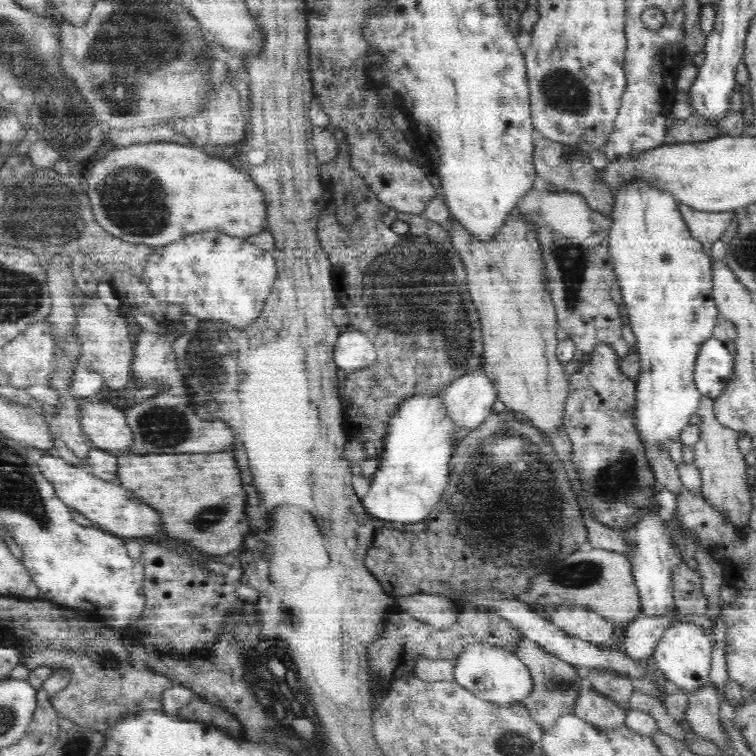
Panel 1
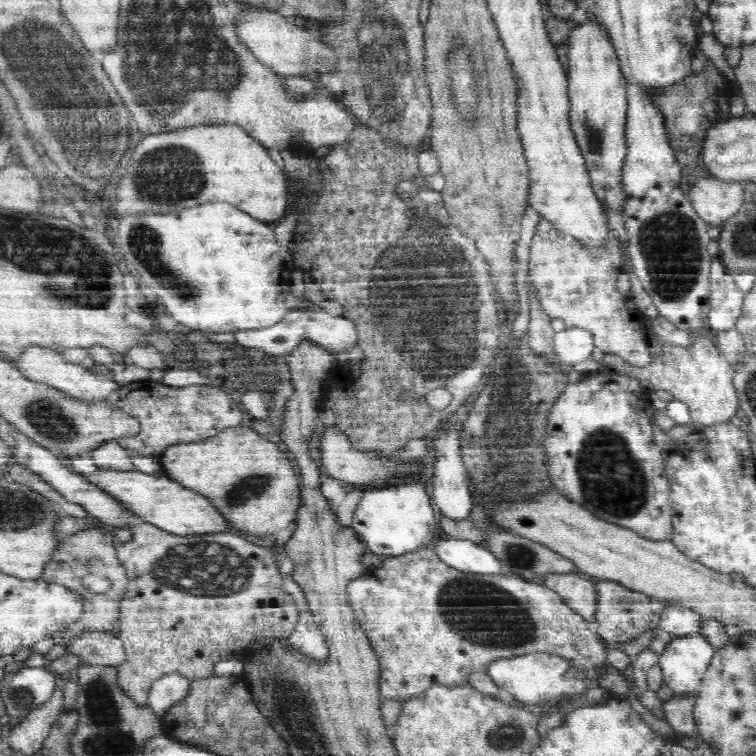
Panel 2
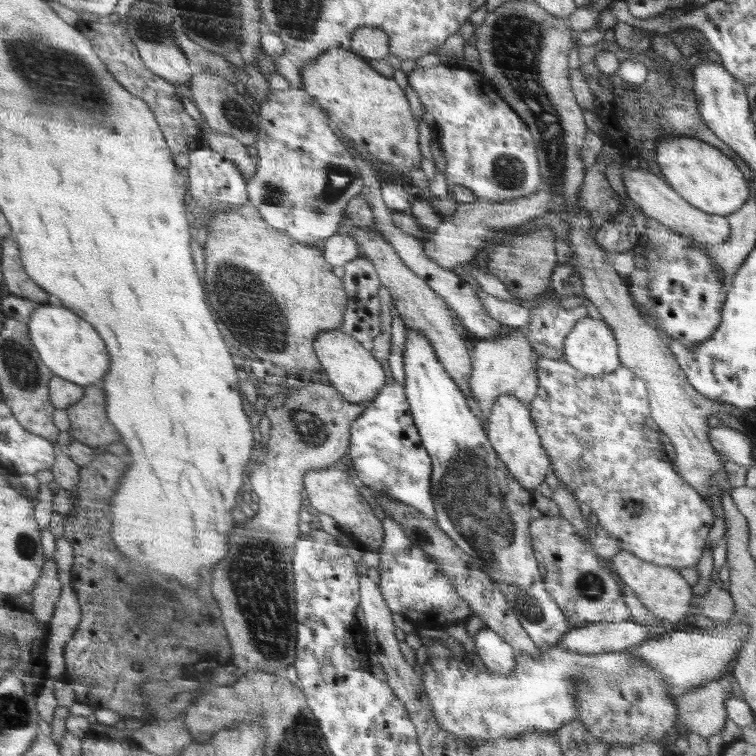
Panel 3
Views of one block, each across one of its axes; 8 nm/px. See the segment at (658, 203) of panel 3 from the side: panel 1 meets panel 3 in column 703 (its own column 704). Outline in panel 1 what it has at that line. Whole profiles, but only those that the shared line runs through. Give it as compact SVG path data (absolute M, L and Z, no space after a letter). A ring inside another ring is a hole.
M680 203L678 210L685 218L690 234L701 243L718 241L735 215L733 210L701 211Z

